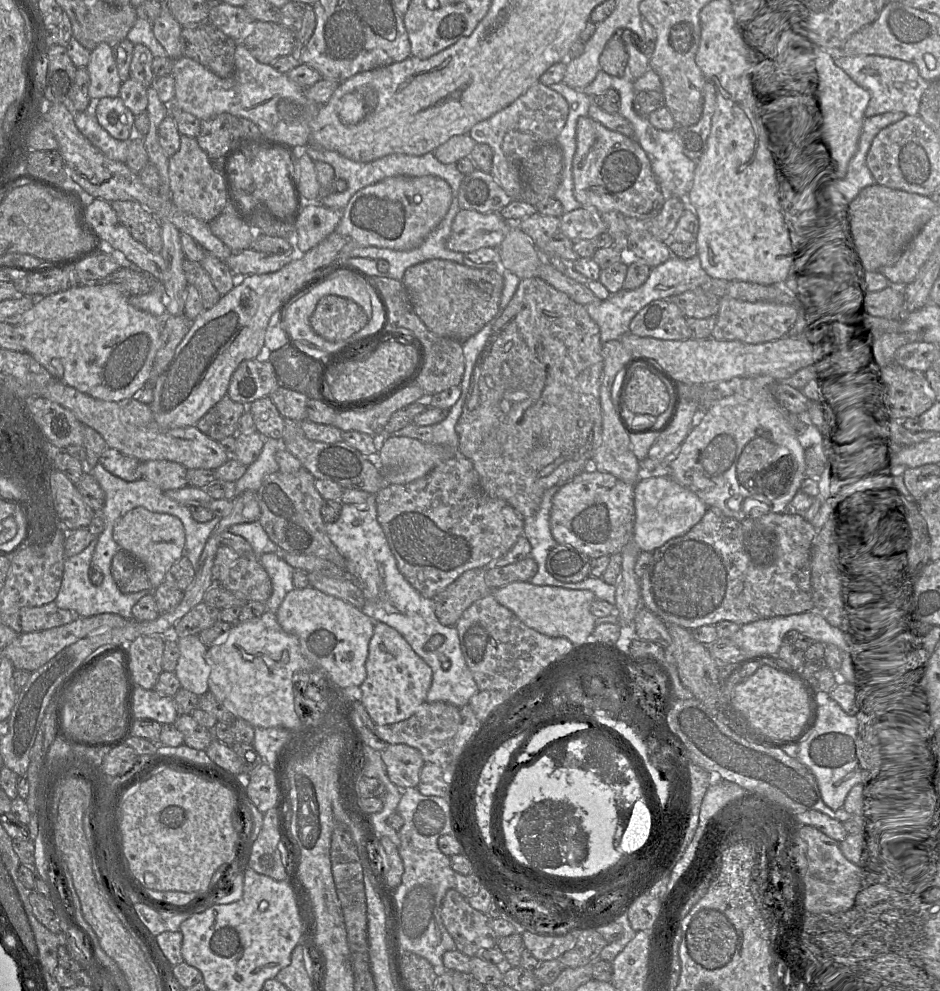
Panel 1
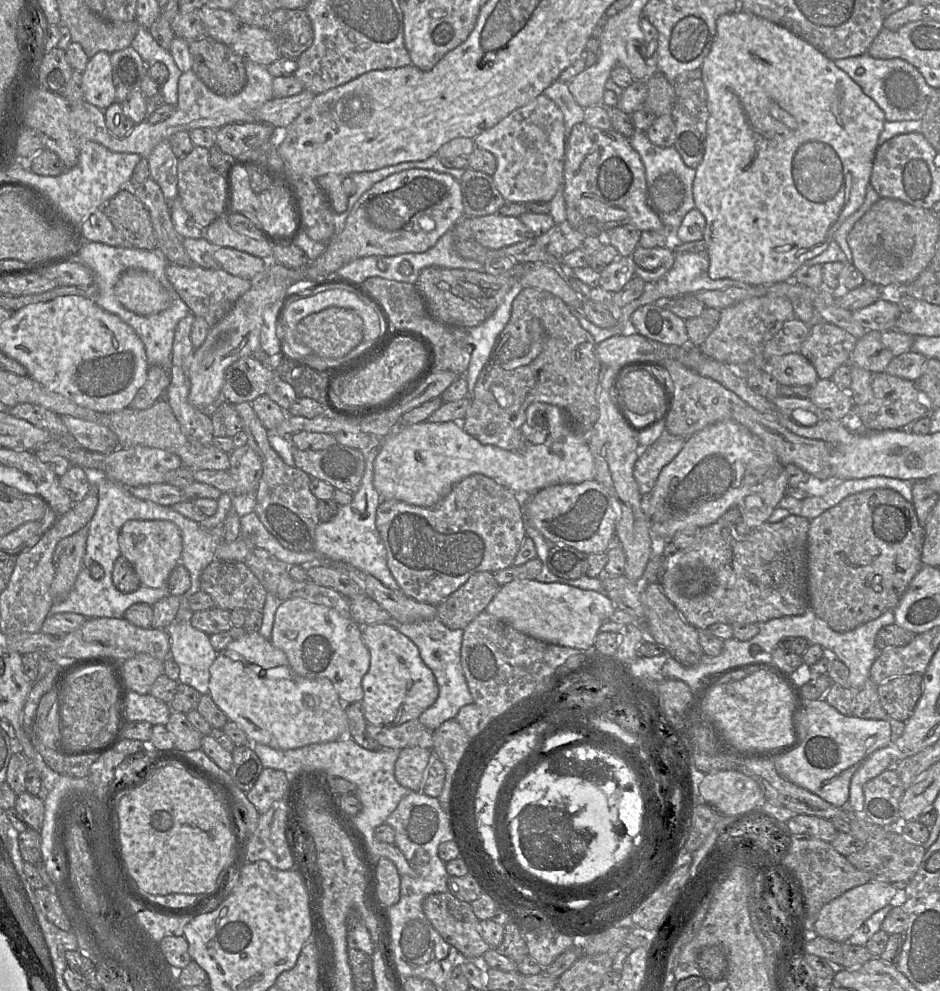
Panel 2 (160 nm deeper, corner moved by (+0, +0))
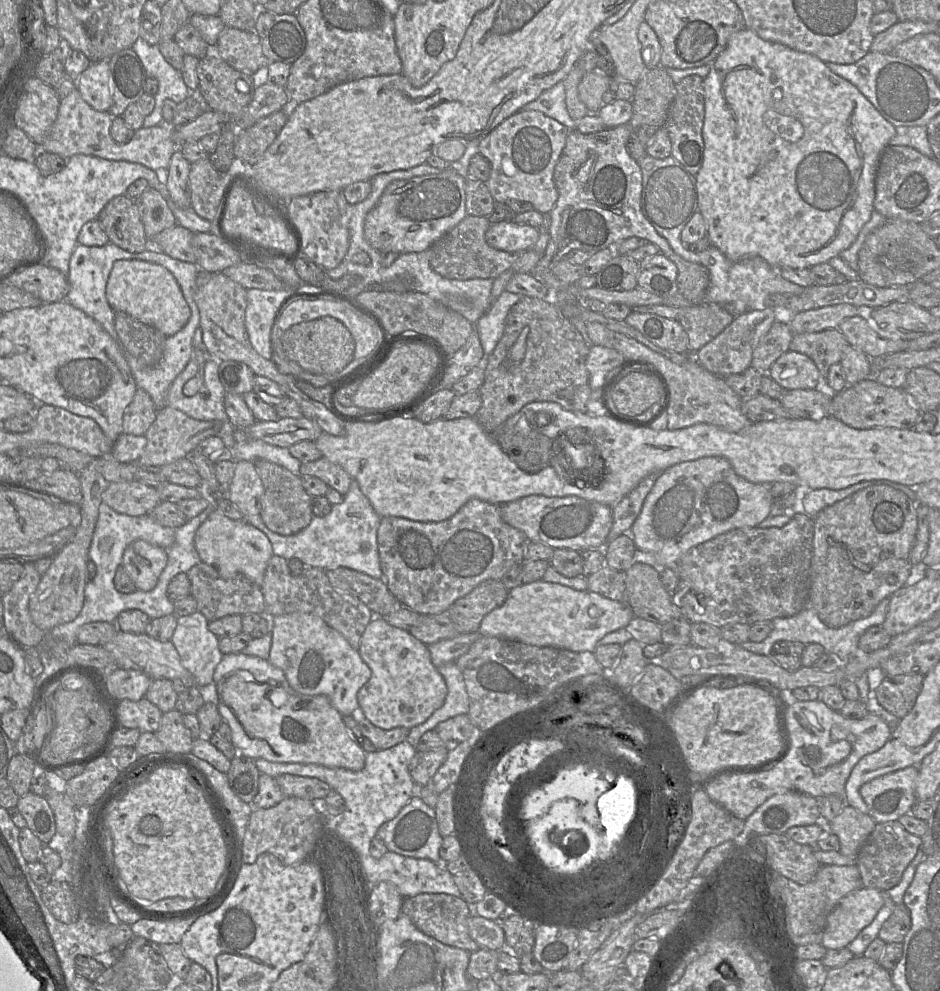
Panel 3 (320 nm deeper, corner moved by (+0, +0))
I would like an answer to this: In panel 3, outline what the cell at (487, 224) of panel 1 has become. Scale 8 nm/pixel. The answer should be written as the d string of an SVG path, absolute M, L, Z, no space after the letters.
M507 221L491 224L485 233L485 239L487 244L494 249L523 253L533 248L539 235L538 228Z

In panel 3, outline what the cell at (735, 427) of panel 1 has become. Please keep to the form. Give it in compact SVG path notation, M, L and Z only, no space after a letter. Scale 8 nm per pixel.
M722 457L681 462L658 474L629 533L638 550L654 556L656 567L676 568L680 558L692 547L735 528L757 527L769 516L770 488L771 484L755 484L738 476L730 462Z

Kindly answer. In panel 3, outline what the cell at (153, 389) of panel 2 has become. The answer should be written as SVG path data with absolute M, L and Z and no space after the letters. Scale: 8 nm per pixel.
M137 389L132 402L124 411L122 433L142 436L156 419L157 409L150 395Z

